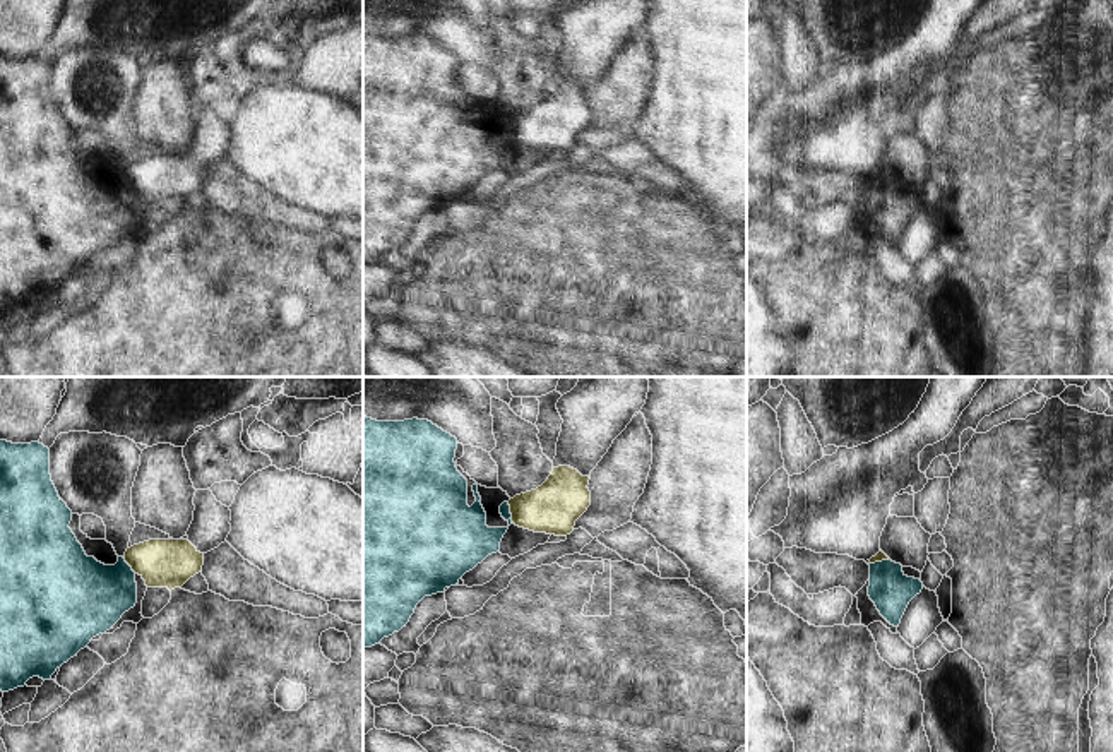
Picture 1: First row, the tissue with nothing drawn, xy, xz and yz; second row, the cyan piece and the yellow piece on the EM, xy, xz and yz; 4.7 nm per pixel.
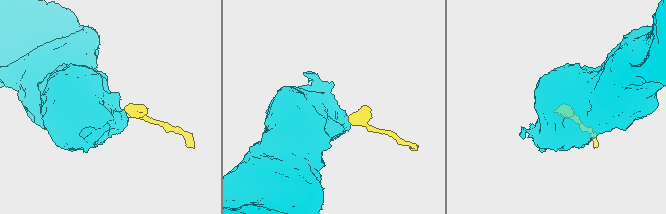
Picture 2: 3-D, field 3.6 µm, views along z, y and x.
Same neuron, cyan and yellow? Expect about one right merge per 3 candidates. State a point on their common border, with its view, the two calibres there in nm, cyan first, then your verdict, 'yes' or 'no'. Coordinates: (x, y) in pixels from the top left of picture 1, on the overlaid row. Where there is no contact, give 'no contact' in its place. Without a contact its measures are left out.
meets cyan in xz at (509, 513); 50 nm thick on the cyan side, 240 nm on the other; no

